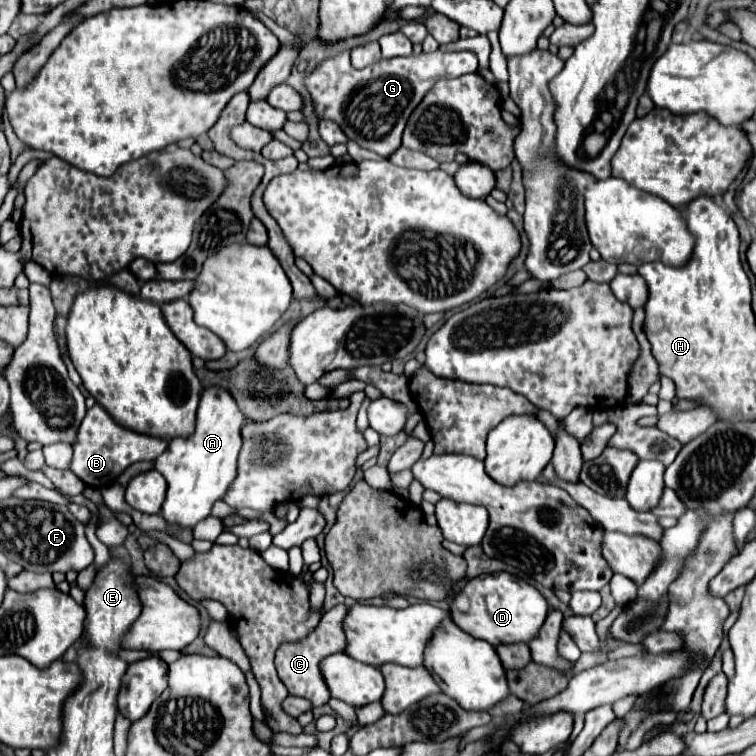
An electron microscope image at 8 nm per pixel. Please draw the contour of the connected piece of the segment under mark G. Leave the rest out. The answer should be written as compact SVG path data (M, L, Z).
M350 50L324 58L306 78L304 86L310 92L314 112L320 120L336 122L342 132L366 150L374 150L388 158L402 144L404 126L422 102L426 92L442 78L456 78L478 70L474 52L430 52L406 58L382 58L362 70L350 62Z

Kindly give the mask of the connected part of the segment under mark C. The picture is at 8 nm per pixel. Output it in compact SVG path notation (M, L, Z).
M344 604L334 606L332 610L328 610L322 620L318 622L318 626L314 628L314 632L304 638L302 642L294 642L294 644L284 644L278 652L276 652L276 670L280 680L284 682L284 686L288 688L288 692L292 696L304 696L308 698L314 706L324 706L330 700L330 692L328 692L328 684L322 676L320 670L320 662L336 652L344 652L348 646L346 634L344 634L344 618L348 614L348 608Z

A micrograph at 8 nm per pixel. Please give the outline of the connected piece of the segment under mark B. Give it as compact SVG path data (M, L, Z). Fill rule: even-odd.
M94 404L86 412L86 416L78 428L70 470L86 486L104 488L104 486L114 484L118 480L118 476L130 464L134 464L138 460L156 460L166 448L168 448L168 438L158 438L158 436L148 436L148 434L128 430L128 428L116 424L116 420L100 404Z

